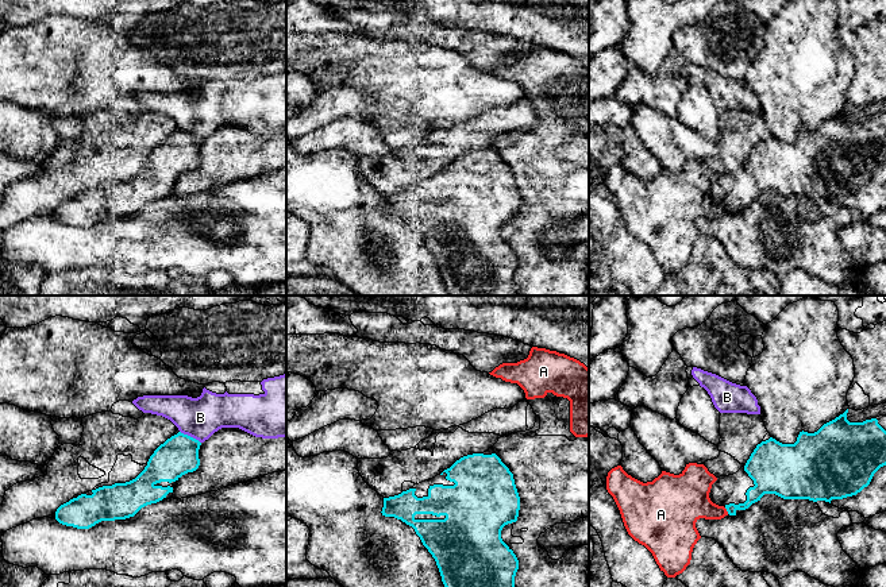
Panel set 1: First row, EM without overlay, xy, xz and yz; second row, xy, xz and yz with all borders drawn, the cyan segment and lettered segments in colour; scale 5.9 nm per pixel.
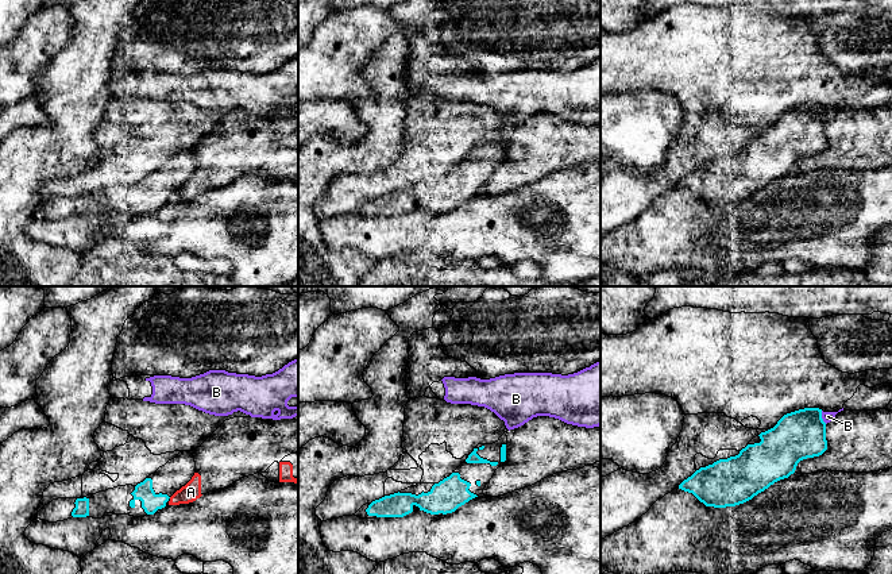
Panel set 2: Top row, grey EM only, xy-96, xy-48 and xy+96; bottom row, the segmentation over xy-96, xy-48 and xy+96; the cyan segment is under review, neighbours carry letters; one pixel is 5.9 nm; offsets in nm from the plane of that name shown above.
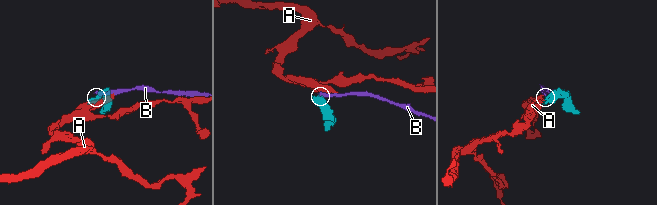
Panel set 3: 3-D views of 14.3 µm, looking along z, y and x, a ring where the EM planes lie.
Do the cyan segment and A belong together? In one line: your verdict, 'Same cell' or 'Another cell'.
Another cell

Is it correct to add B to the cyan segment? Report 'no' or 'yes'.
no

